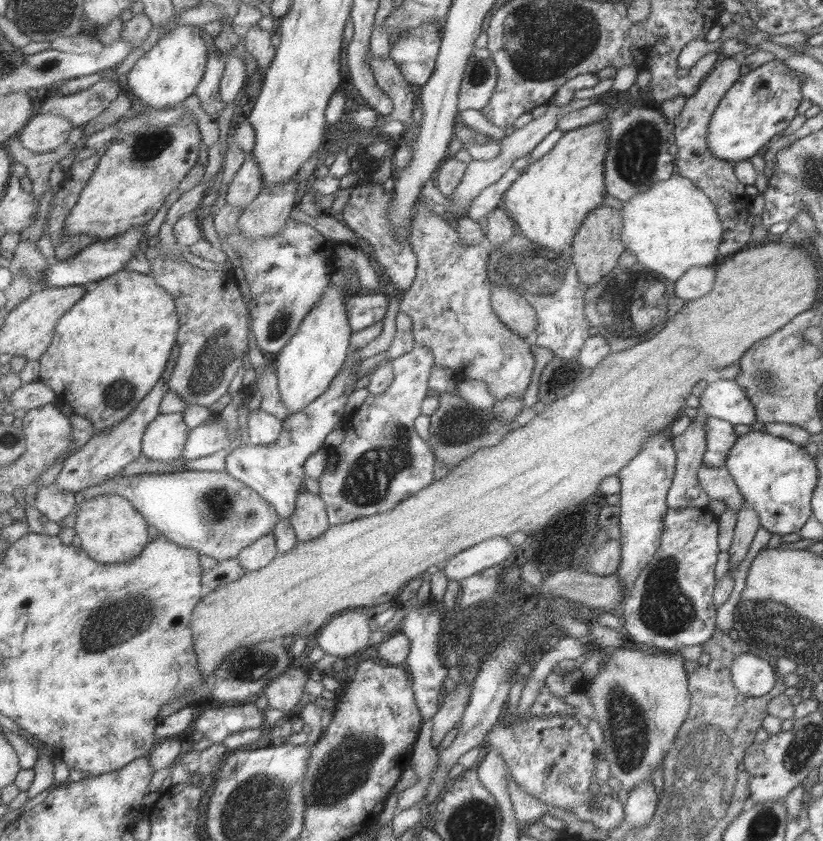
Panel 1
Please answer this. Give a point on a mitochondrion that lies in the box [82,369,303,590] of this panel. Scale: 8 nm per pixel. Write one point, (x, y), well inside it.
(120, 392)

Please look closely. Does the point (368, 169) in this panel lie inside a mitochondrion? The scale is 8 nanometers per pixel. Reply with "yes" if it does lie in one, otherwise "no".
no

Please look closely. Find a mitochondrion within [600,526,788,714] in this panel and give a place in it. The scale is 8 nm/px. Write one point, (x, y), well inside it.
(666, 610)

